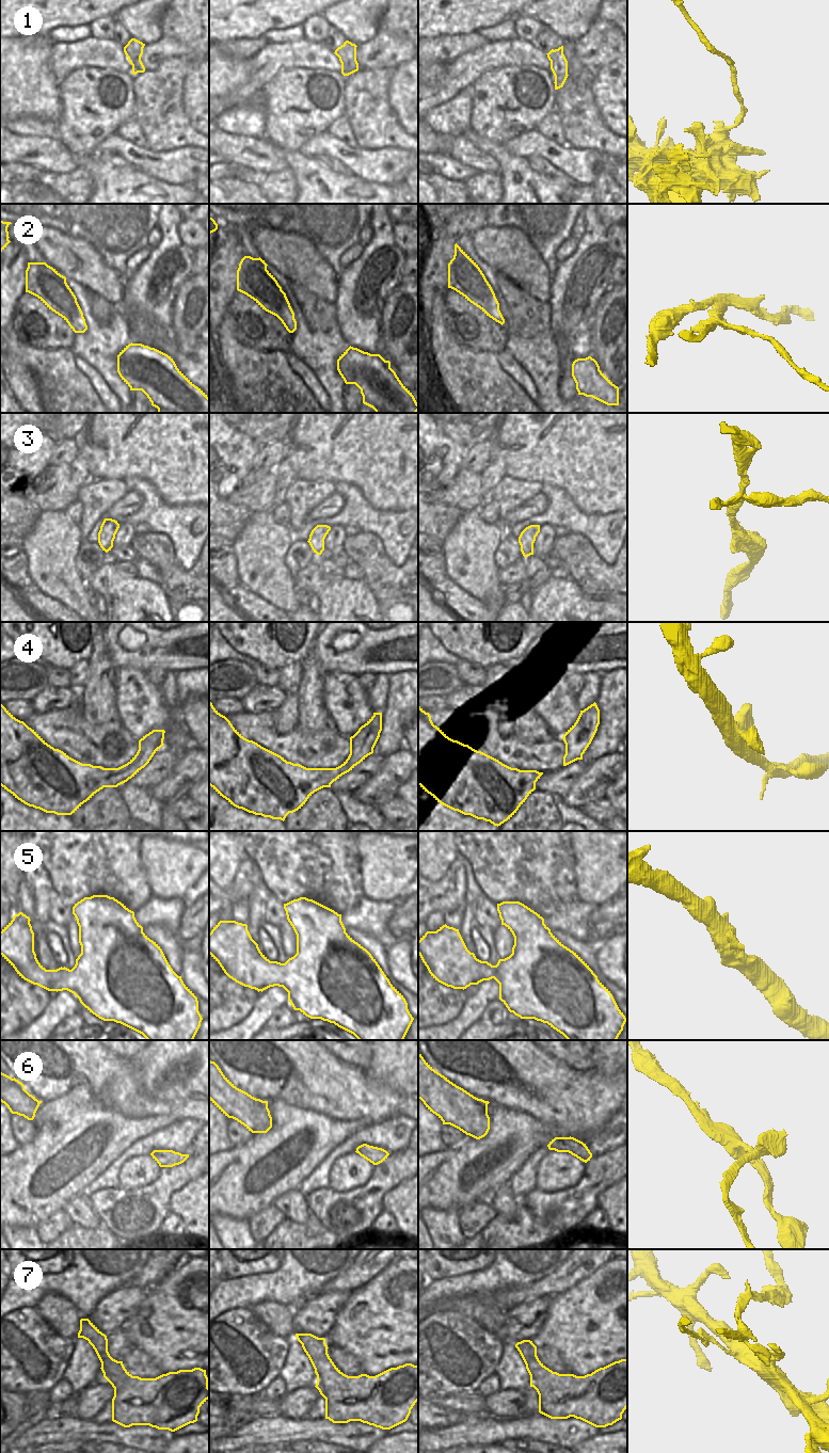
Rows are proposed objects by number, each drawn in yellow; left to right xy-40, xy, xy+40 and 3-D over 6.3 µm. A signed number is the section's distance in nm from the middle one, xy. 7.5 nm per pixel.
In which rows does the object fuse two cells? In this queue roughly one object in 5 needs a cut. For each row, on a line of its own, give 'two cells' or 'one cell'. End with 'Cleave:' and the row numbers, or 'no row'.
1: two cells
2: two cells
3: one cell
4: one cell
5: one cell
6: two cells
7: two cells
Cleave: 1, 2, 6, 7

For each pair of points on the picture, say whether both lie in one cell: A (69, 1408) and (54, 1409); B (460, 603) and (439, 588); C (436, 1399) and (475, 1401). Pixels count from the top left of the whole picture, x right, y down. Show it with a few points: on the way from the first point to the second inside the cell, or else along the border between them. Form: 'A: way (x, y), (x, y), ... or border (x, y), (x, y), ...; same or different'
A: way (66, 1408), (58, 1409); same
B: way (455, 599), (444, 591); same
C: way (446, 1401), (465, 1401); same

